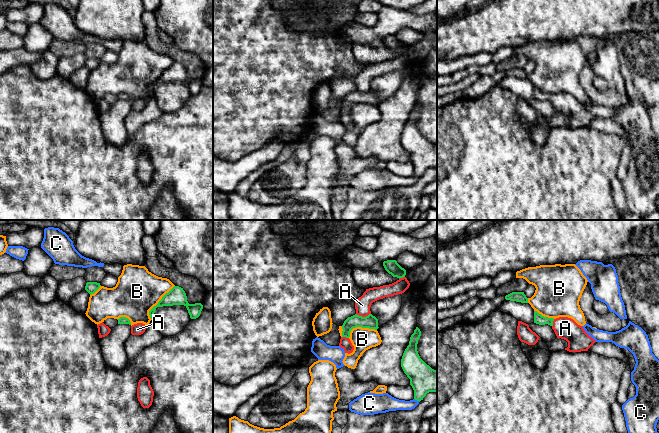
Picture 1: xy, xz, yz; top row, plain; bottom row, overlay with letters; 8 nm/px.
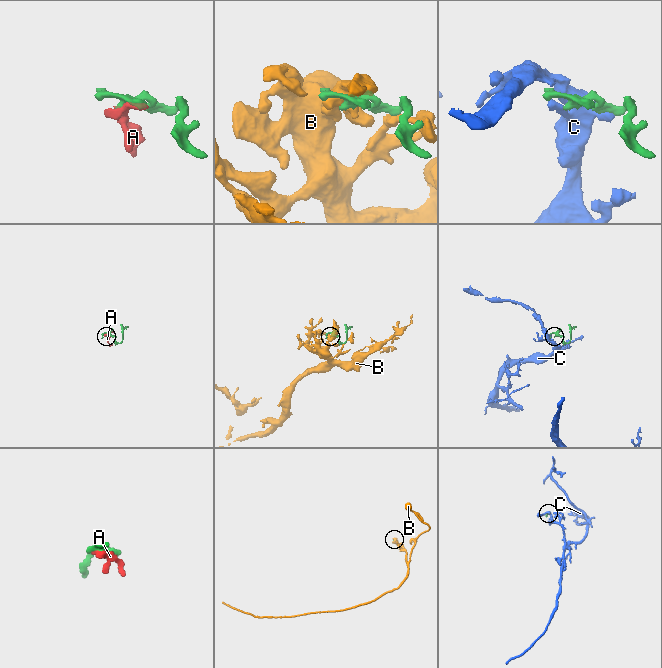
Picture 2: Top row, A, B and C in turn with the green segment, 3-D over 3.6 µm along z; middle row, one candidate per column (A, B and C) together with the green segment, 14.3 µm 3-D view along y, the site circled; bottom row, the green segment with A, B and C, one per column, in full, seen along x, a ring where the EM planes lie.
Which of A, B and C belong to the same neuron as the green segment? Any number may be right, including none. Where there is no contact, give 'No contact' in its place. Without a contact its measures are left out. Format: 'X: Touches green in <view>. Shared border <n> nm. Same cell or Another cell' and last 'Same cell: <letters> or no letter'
A: Touches green in xz. Shared border 120 nm. Same cell
B: Touches green in xy. Shared border 340 nm. Another cell
C: Touches green in xz. Shared border 50 nm. Another cell
Same cell: A

